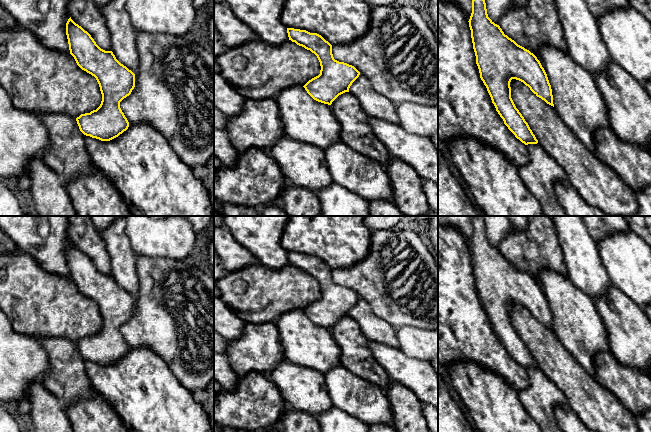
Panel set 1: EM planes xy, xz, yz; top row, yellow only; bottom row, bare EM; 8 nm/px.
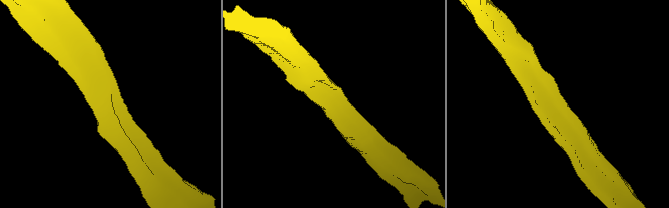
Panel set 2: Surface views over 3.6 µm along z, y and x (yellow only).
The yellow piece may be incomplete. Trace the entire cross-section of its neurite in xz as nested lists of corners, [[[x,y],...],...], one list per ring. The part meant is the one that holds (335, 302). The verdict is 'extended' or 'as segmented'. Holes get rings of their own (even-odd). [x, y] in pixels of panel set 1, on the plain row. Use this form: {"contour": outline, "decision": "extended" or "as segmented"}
{"contour": [[[287,252],[289,264],[314,277],[321,290],[320,298],[303,311],[316,325],[331,329],[341,318],[349,316],[360,296],[352,289],[334,283],[332,269],[317,257]]], "decision": "as segmented"}

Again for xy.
{"contour": [[[71,241],[66,247],[70,278],[77,289],[94,300],[102,318],[100,330],[76,342],[80,355],[101,365],[110,365],[129,351],[120,326],[135,311],[135,298],[121,288],[112,275],[101,273],[91,259]]], "decision": "as segmented"}

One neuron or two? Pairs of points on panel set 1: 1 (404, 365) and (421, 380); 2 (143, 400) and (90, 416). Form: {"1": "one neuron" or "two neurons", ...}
{"1": "one neuron", "2": "two neurons"}

